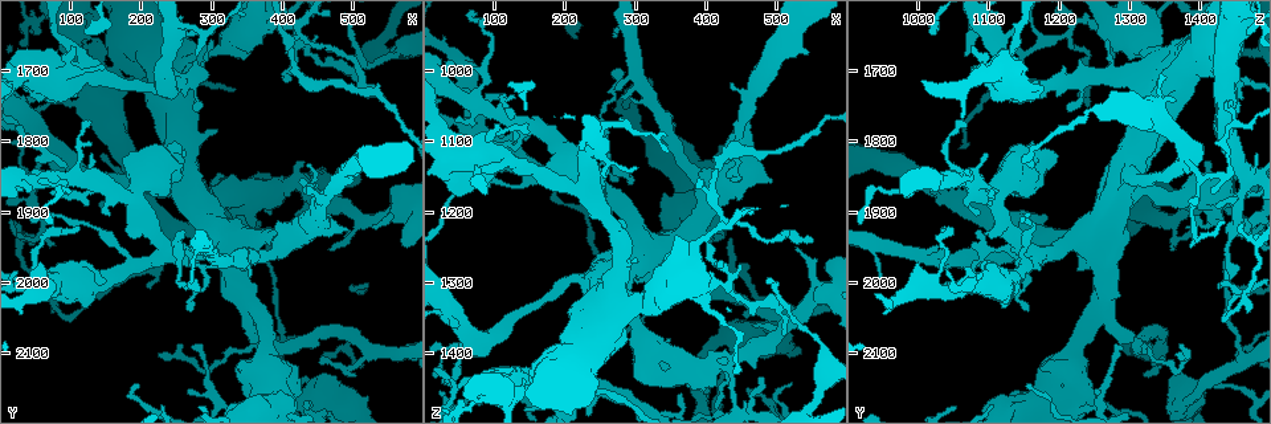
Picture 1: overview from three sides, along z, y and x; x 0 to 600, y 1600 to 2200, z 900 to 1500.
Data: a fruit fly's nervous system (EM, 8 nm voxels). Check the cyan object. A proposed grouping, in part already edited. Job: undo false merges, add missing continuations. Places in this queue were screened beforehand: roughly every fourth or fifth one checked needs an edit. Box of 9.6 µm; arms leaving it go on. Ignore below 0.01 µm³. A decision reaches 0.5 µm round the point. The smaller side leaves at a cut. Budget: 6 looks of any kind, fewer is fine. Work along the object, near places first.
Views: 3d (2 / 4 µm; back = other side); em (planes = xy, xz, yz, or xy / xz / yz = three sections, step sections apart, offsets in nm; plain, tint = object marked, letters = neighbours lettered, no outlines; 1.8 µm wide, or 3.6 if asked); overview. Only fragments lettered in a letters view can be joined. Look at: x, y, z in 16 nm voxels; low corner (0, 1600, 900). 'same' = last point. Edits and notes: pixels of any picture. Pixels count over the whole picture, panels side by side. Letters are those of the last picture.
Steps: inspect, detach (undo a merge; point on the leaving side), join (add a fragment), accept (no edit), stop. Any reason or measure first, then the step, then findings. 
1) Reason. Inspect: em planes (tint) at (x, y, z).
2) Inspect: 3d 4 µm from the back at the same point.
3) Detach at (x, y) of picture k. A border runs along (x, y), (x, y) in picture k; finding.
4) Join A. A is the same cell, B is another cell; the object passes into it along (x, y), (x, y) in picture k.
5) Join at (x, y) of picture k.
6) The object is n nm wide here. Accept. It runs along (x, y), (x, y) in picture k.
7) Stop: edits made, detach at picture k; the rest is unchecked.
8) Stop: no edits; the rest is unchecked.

Thin neck. Inspect: 3d 2 µm at (435, 1850, 1465).

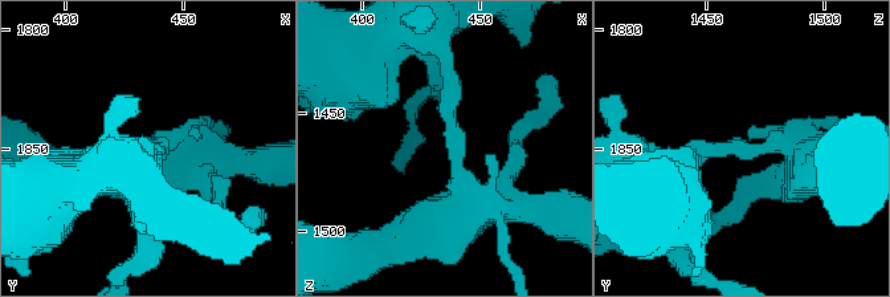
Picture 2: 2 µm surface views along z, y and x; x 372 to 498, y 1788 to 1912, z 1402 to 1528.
Shape alone is not enough. Inspect: em xy step 8 (tint) at (438, 1850, 1462).

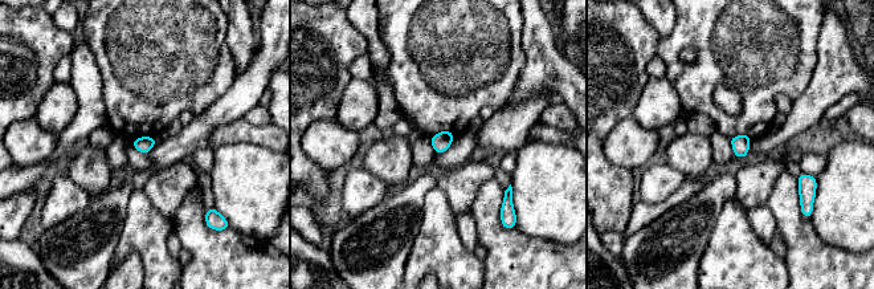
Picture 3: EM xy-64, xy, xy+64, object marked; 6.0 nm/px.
Another direction. Inspect: em planes (letters) at the same point.

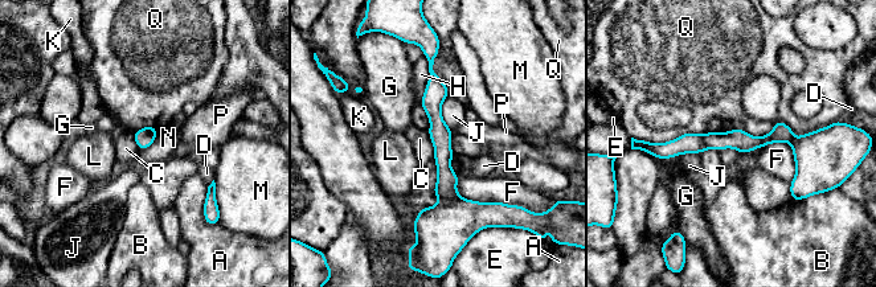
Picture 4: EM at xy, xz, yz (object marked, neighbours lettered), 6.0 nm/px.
Detach at (442, 230) of picture 4. A, B, C, D, E, F, G, H, J, K, L, M, N, P and Q are other cells; a border runs along (462, 197), (458, 200), (439, 200) in picture 4; a second neuron is stuck on.

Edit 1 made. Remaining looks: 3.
Sudden change in width. Inspect: em 3.6 µm planes (tint) at (210, 1840, 1295).

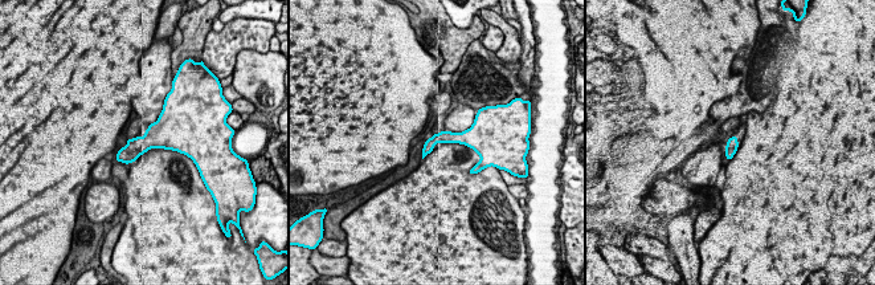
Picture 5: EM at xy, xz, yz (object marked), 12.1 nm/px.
Inspect: em 3.6 µm planes (letters) at the same point.

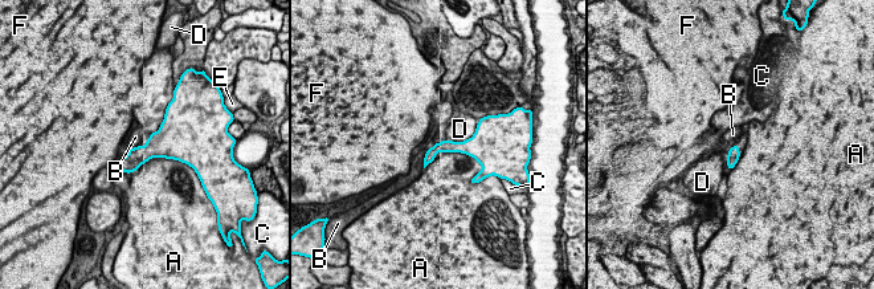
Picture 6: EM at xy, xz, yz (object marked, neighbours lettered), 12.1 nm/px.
Accept. A, B, C, D, E and F are other cells; it runs along (477, 146), (440, 146), (427, 159) in picture 6; one neuron here.

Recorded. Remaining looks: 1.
Stop: edits made, detach at picture 4; the rest is unchecked.

